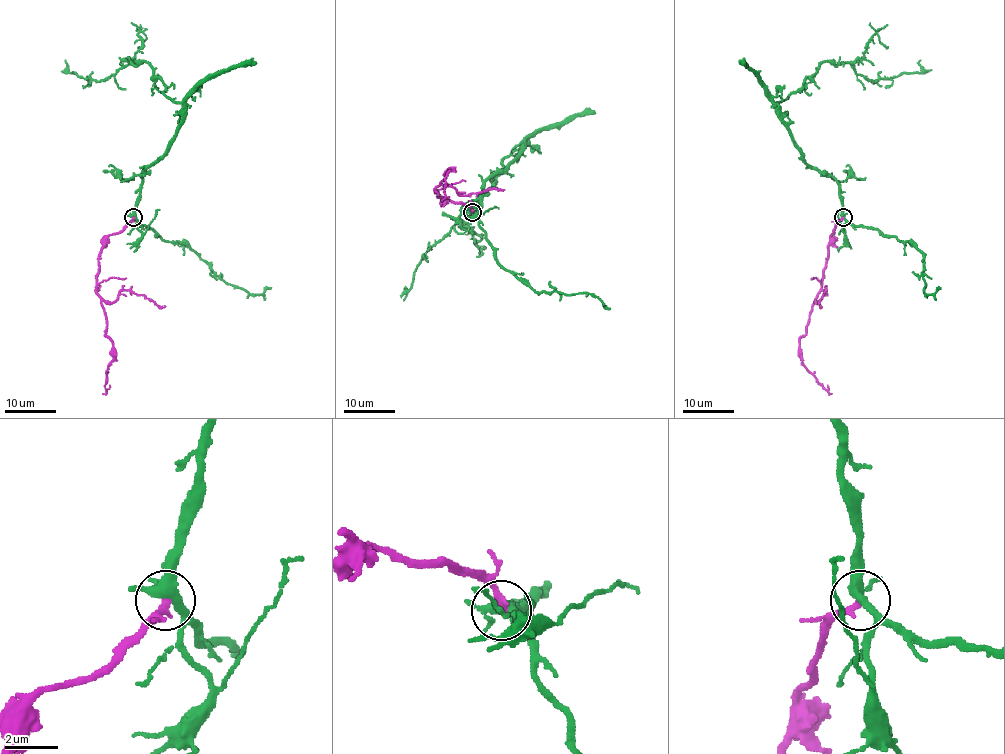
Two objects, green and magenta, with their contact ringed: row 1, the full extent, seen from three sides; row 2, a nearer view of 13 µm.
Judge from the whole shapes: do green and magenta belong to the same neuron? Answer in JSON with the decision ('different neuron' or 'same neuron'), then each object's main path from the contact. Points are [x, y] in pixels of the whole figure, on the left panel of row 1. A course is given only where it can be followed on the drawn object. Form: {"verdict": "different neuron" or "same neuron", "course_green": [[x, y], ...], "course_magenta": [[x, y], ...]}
{"verdict": "different neuron", "course_green": [[133, 217], [143, 172], [165, 152], [180, 104], [145, 61], [93, 81], [65, 60]], "course_magenta": [[133, 218], [108, 237], [98, 260], [97, 291], [106, 314], [113, 360], [106, 372], [106, 392], [102, 394]]}

